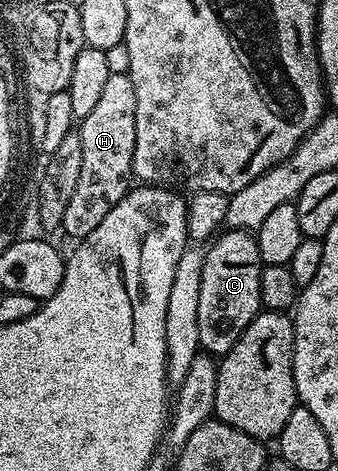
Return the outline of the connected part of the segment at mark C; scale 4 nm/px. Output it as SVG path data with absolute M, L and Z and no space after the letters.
M225 230L210 241L201 270L201 302L197 302L197 334L204 353L222 358L241 338L245 326L261 311L261 274L265 267L254 235L247 230Z

